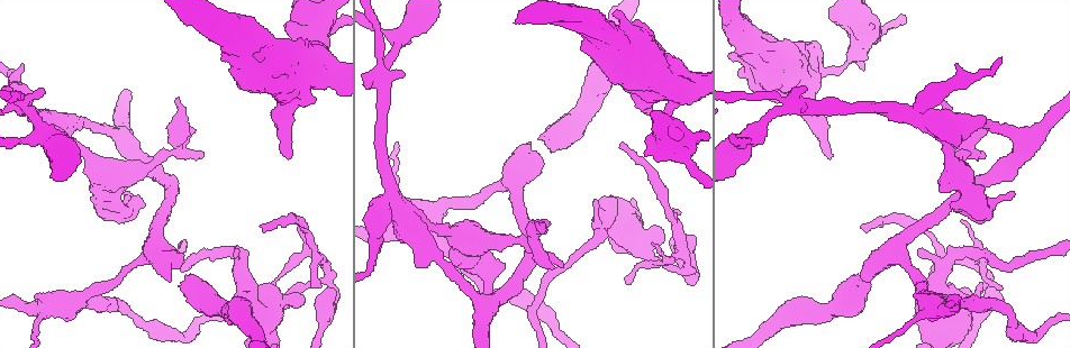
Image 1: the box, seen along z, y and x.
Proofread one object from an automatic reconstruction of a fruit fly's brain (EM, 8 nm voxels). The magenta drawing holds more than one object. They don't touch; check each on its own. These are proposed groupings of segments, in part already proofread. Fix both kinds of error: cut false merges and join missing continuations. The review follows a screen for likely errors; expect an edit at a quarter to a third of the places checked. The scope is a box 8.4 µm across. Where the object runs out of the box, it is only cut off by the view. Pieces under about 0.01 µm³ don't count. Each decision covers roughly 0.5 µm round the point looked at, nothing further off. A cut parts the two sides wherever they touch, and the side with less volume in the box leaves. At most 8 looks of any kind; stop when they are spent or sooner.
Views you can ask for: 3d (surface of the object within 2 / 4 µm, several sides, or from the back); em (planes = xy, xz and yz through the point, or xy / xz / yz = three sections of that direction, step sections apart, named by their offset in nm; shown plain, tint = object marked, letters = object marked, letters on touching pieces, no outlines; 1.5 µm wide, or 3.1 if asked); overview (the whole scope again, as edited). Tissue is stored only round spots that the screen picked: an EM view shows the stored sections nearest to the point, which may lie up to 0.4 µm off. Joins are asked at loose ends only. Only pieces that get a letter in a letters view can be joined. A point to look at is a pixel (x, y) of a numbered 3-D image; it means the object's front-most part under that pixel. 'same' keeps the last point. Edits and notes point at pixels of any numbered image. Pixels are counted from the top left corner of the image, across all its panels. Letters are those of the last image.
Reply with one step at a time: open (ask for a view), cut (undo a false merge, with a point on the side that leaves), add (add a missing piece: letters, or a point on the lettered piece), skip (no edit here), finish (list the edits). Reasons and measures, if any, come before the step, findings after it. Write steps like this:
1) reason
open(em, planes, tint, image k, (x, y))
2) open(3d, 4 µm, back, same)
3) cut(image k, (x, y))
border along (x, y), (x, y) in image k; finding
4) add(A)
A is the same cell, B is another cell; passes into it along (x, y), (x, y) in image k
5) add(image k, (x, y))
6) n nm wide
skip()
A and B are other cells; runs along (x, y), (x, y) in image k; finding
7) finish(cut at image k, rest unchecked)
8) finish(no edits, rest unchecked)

abrupt turn
open(3d, 2 µm, image 1, (895, 250))

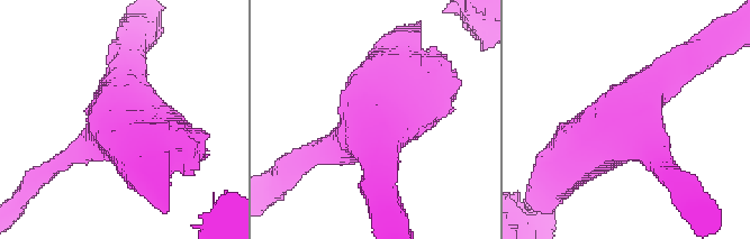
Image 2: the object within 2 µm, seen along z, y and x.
3 arms; arms of 180, 300, 360 nm
open(em, planes, plain, image 2, (371, 123))

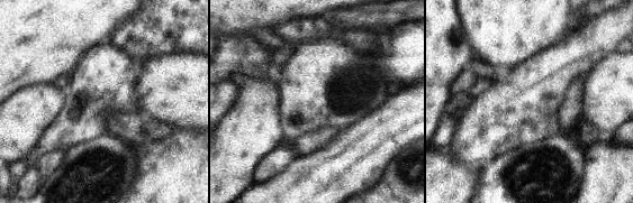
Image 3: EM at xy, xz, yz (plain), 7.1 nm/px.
open(em, planes, letters, same)

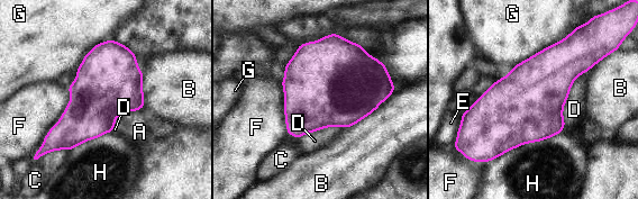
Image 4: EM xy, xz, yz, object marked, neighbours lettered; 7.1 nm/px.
440 nm wide; G touches over 550 nm
skip()
A, B, C, D, E, F, G and H are other cells; all the same neuron

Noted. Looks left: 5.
sudden change in width
open(em, planes, tint, image 1, (38, 329))

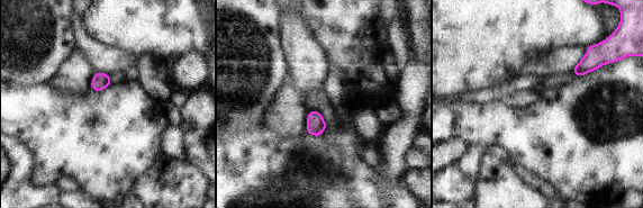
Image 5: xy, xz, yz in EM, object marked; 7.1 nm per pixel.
open(em, planes, letters, same)

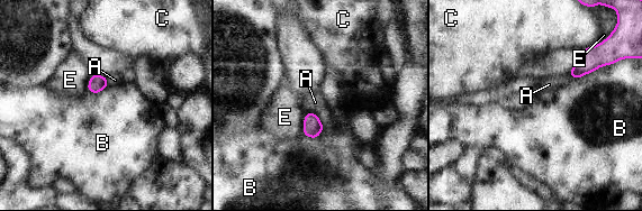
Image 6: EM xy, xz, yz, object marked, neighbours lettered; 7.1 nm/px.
B touches over 240 nm
skip()
A, B, C and E are other cells; border along (604, 64), (573, 79) in image 6; one neuron here

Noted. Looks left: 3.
calibre changes
open(em, yz, step 8, tint, image 1, (989, 277))

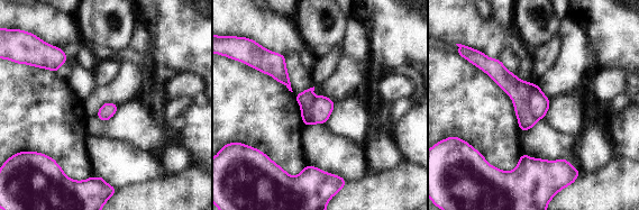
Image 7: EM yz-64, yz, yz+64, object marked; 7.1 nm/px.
open(em, planes, tint, same)

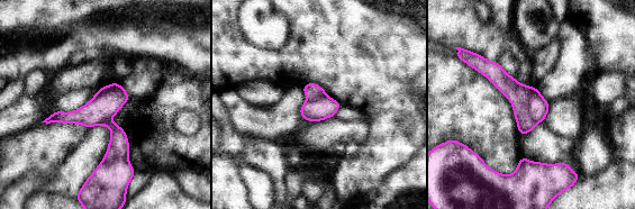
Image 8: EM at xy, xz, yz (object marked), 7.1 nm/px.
what lies round it
open(em, planes, letters, same)

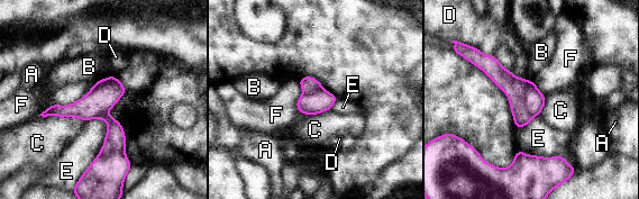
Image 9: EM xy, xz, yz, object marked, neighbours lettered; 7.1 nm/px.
cut(image 9, (514, 88))
A, B, C, D, E and F are other cells; border along (527, 81), (523, 102), (533, 116) in image 9; two neurons meet here

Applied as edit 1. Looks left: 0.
finish(cut at image 9, rest unchecked)

